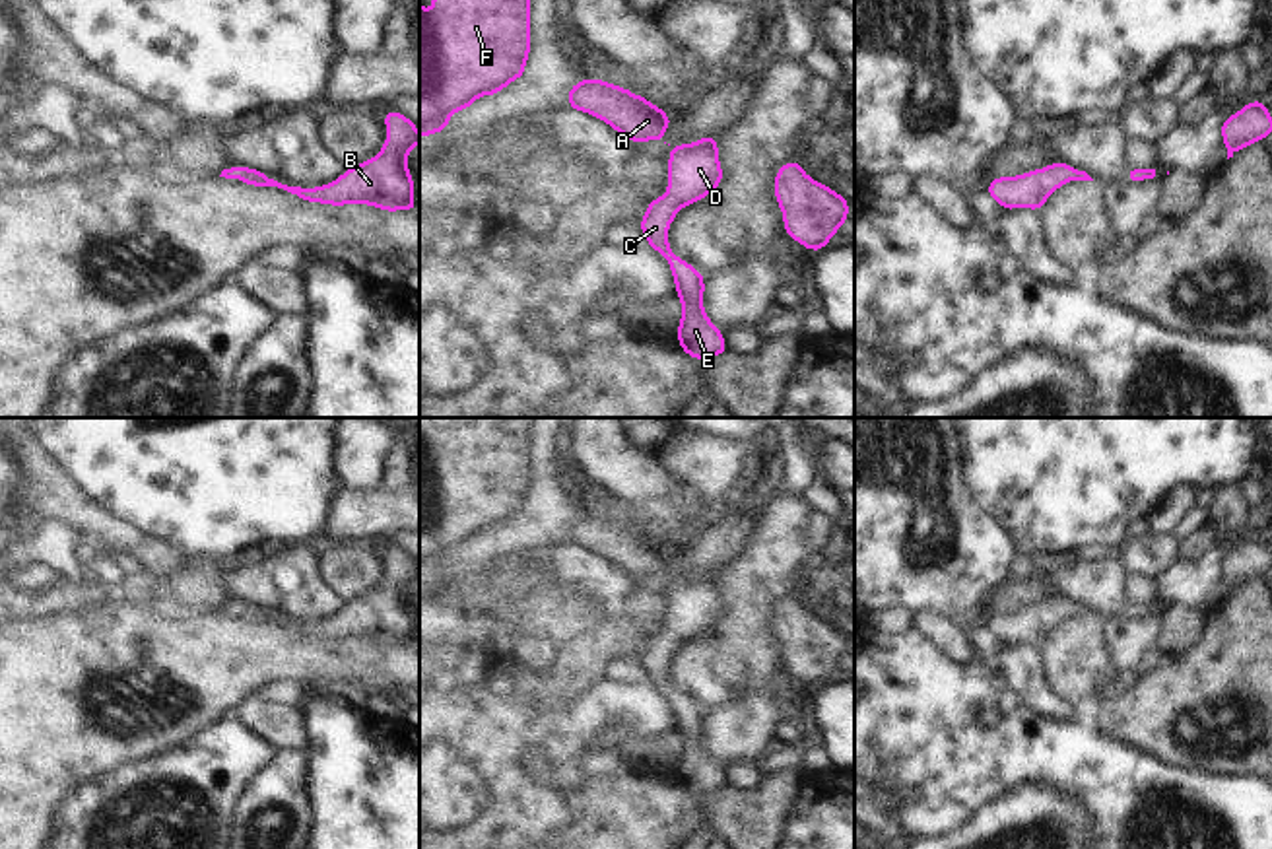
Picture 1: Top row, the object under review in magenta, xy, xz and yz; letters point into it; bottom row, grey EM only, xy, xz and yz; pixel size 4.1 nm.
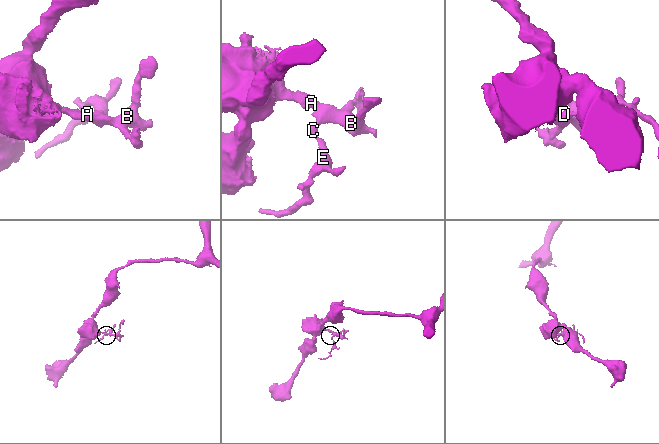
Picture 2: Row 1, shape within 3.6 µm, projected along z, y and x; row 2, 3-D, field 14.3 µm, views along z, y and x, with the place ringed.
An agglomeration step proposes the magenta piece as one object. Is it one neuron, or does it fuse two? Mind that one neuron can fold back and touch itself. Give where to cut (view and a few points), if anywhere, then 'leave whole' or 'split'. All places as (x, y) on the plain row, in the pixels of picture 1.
no cut; leave whole

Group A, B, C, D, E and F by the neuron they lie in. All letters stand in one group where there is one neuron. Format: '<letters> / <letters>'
A B C D E F

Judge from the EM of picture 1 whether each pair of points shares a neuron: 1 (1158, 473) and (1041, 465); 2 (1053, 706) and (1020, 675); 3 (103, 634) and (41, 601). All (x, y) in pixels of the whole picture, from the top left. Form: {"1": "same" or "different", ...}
{"1": "same", "2": "same", "3": "different"}

